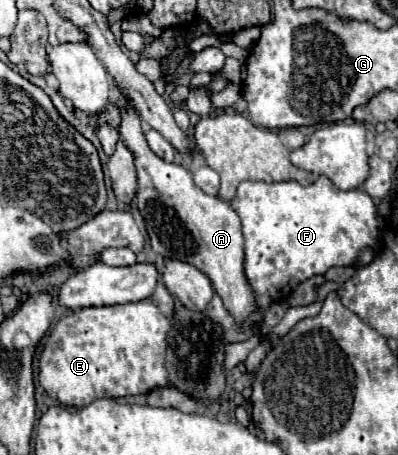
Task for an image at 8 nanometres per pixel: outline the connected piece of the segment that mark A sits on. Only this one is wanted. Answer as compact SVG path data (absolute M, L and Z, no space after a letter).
M128 106L128 112L122 116L118 130L124 144L136 156L138 210L146 220L152 250L164 258L188 262L200 268L200 272L210 278L212 288L222 298L236 324L244 324L254 312L258 312L258 308L256 294L244 276L244 238L240 218L228 202L220 200L218 196L204 194L194 184L192 174L186 168L164 162L148 148L142 118L132 106Z

